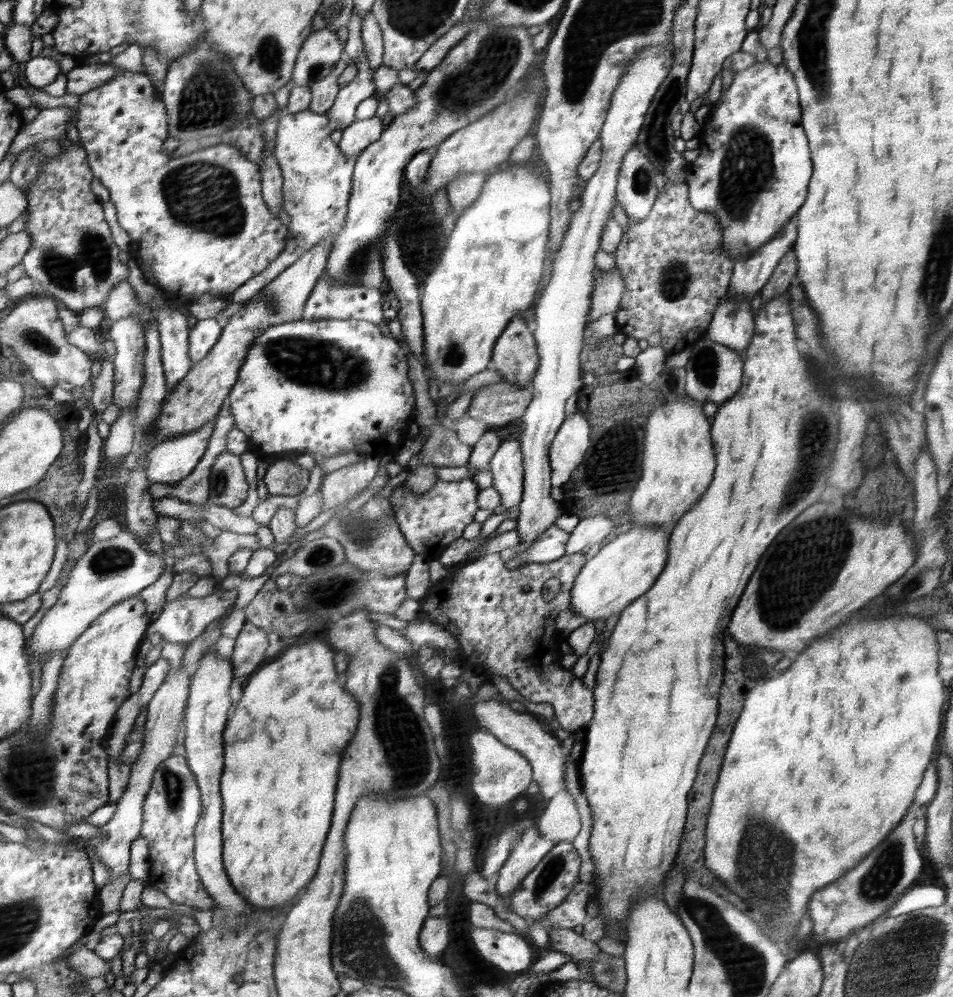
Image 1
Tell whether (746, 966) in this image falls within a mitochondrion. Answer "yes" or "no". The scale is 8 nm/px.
yes

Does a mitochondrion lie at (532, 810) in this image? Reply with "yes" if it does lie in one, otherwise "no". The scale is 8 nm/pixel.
no

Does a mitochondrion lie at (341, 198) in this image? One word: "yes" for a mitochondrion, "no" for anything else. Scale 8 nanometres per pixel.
no

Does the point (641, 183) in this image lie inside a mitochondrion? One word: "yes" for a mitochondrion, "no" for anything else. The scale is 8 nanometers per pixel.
yes

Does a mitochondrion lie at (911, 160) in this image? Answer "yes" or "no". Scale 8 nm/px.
no

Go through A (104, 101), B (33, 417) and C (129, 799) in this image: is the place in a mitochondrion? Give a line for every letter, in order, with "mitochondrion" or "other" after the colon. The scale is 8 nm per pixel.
A: other
B: other
C: other

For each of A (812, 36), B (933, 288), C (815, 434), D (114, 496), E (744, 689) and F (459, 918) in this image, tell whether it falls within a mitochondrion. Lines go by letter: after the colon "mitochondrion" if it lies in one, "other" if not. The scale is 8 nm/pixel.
A: mitochondrion
B: mitochondrion
C: mitochondrion
D: other
E: other
F: other

